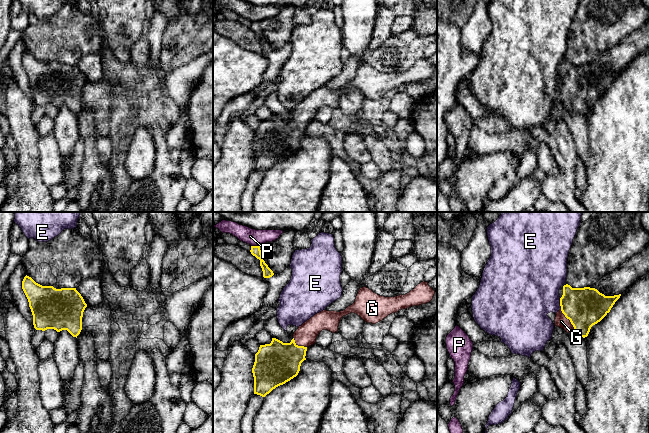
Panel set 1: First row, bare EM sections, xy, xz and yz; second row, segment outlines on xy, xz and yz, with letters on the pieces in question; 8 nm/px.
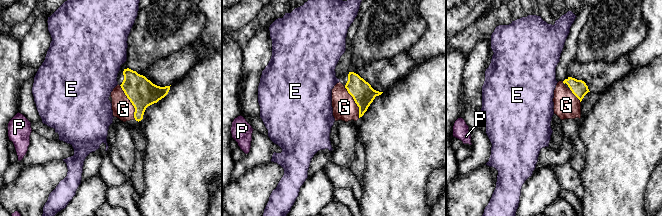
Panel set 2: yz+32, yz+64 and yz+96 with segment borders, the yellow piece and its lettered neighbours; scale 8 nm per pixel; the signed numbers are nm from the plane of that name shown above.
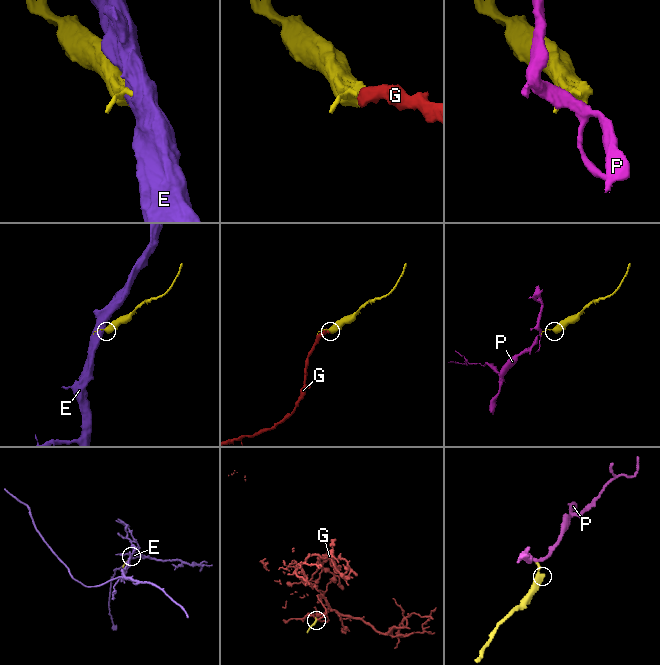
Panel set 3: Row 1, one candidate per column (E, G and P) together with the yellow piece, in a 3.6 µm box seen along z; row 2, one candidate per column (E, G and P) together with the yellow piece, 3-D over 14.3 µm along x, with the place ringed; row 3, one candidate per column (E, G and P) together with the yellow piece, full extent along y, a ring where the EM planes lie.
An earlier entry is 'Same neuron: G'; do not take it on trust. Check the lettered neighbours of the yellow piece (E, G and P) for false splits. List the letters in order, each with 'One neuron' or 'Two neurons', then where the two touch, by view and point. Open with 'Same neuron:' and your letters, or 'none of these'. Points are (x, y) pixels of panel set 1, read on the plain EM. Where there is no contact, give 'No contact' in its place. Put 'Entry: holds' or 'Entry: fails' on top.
Entry: holds
Same neuron: G
E: Two neurons. Touches yellow at yz (560, 79)
G: One neuron. Touches yellow at yz (569, 95)
P: Two neurons. Touches yellow at xz (255, 22)

